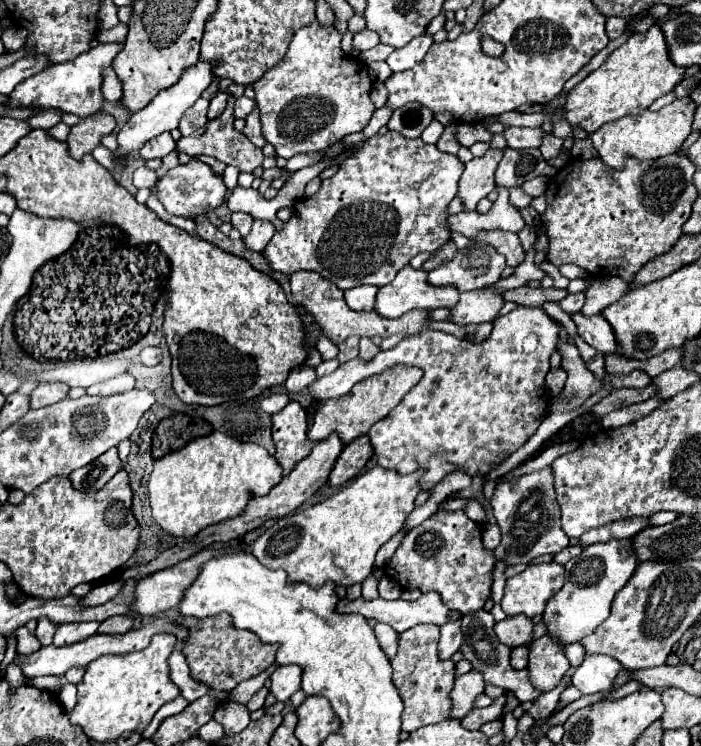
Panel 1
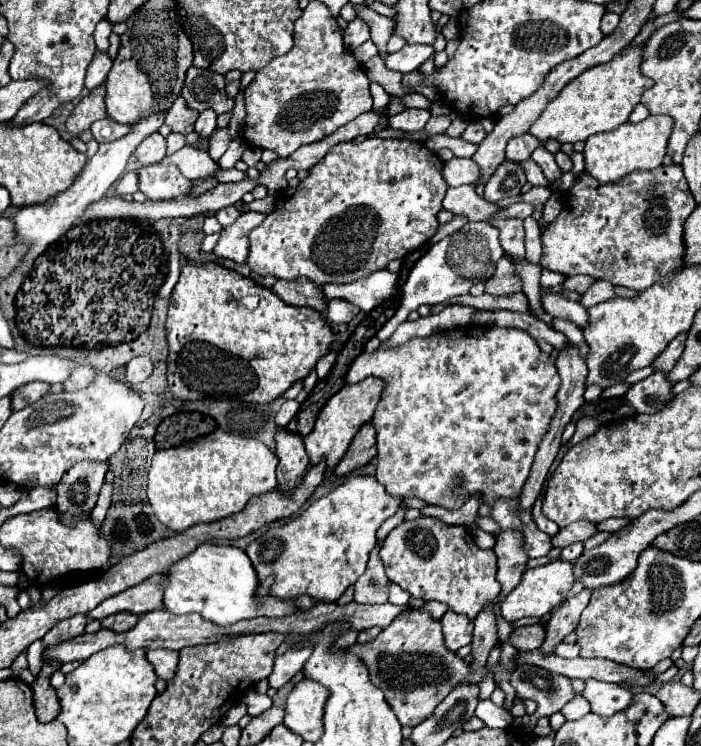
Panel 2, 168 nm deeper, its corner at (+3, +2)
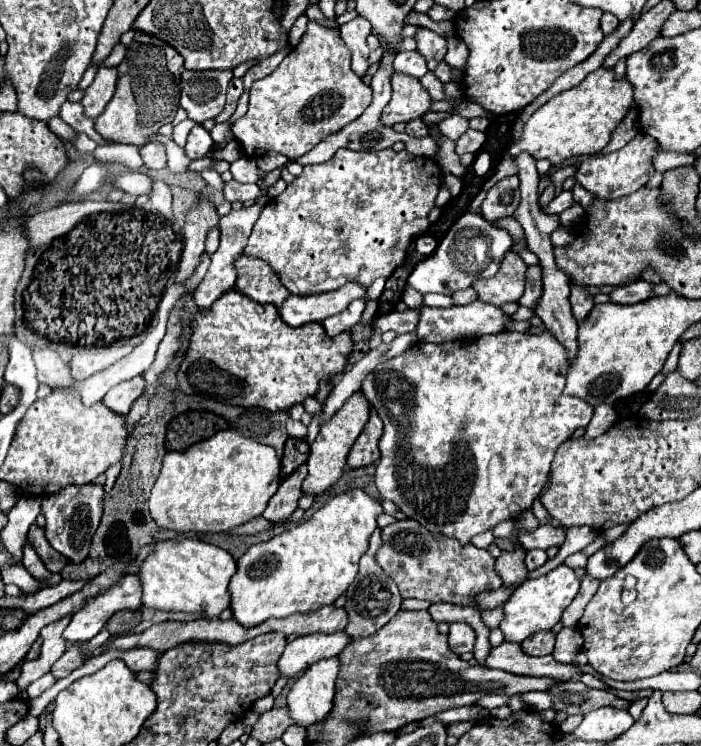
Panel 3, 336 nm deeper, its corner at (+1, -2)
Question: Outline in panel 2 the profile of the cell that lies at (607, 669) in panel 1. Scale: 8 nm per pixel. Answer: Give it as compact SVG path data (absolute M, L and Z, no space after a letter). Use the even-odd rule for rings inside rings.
M588 678L584 684L586 688L582 694L592 704L592 712L600 716L610 716L614 712L624 710L632 700L632 694L620 684L608 684L596 678Z

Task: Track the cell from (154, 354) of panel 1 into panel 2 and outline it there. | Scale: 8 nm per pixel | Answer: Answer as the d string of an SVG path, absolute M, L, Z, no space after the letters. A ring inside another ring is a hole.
M148 354L136 356L136 358L132 358L126 364L126 380L132 386L138 384L138 382L142 382L142 380L146 380L150 374L152 374L152 362L150 362L150 356Z

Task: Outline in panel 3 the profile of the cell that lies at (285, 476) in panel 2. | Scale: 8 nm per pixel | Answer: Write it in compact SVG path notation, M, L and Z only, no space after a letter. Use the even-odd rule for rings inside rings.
M302 464L290 478L286 478L278 492L270 498L268 508L264 510L264 518L278 524L278 522L286 522L292 512L298 508L298 498L302 496L302 482L306 478L306 464Z

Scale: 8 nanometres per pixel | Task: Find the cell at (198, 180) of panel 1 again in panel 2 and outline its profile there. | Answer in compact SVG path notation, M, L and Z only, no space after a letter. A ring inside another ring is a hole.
M152 164L138 170L140 190L152 202L184 198L192 192L192 182L180 174L174 164Z

